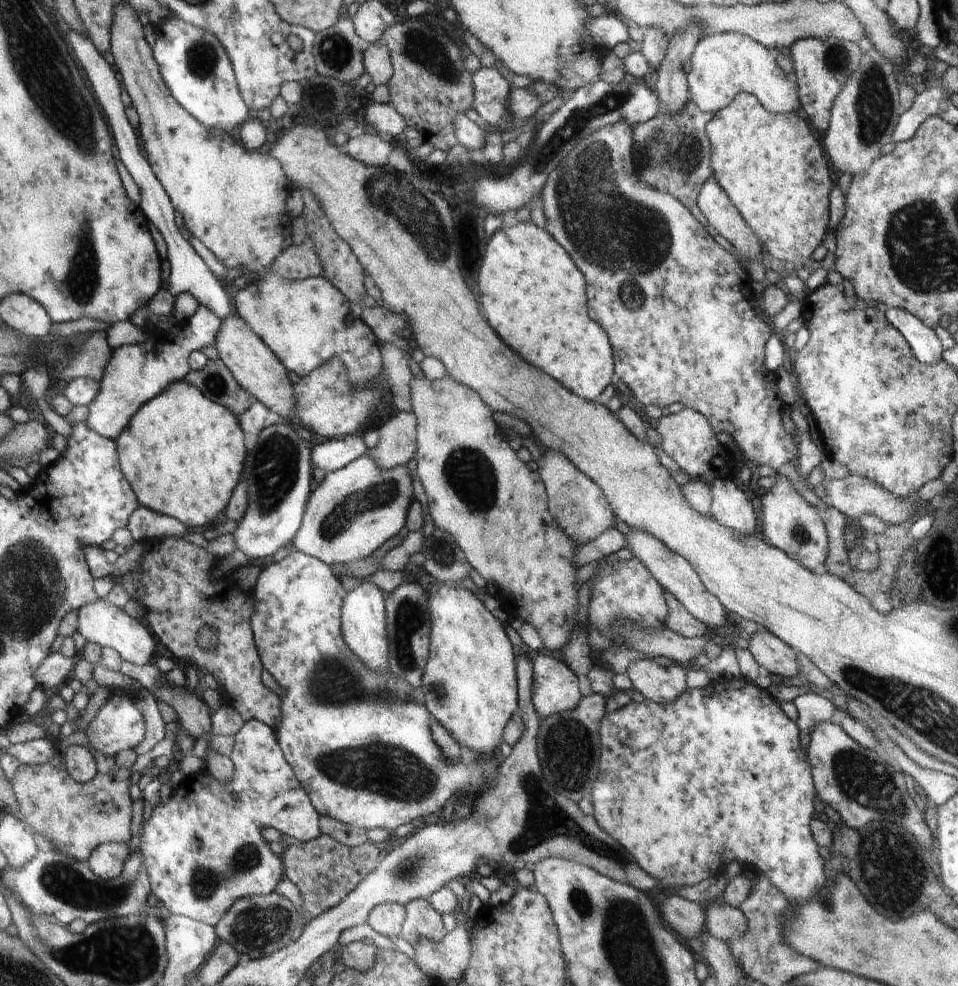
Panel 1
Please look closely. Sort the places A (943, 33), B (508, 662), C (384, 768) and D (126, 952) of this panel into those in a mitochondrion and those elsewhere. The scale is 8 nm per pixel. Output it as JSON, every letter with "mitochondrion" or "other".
{"A":"other","B":"other","C":"mitochondrion","D":"mitochondrion"}

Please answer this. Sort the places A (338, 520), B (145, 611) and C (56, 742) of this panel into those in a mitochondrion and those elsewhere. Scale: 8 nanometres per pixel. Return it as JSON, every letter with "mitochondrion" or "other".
{"A":"mitochondrion","B":"other","C":"other"}

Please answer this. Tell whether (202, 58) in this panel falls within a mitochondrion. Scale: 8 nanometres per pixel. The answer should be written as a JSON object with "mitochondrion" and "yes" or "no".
{"mitochondrion":"yes"}

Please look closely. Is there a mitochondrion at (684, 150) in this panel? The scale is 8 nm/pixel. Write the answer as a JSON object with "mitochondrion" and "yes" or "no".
{"mitochondrion":"yes"}

